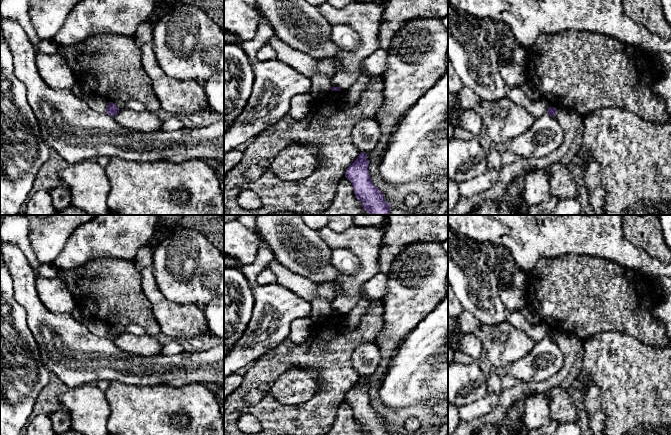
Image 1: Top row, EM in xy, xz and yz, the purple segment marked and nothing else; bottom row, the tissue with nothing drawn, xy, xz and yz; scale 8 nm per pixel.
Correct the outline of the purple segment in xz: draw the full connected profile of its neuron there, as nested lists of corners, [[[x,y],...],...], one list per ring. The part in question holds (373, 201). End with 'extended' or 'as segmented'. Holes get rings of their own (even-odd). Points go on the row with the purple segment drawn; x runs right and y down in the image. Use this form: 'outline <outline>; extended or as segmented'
outline [[[364,152],[347,168],[345,177],[351,181],[354,194],[362,202],[368,215],[390,215],[391,204],[385,201],[384,194],[373,184],[369,174],[369,161]]]; as segmented

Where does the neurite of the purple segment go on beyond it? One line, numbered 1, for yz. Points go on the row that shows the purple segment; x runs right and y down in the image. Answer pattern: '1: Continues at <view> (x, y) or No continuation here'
1: No continuation here

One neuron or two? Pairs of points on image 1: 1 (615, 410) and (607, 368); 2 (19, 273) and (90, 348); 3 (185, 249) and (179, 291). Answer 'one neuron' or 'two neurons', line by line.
1: one neuron
2: one neuron
3: one neuron

